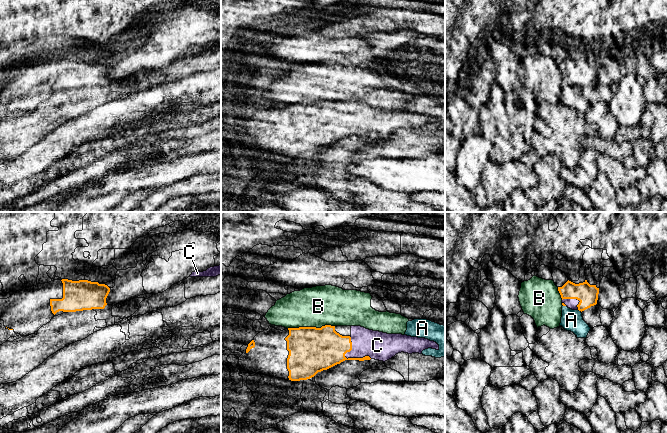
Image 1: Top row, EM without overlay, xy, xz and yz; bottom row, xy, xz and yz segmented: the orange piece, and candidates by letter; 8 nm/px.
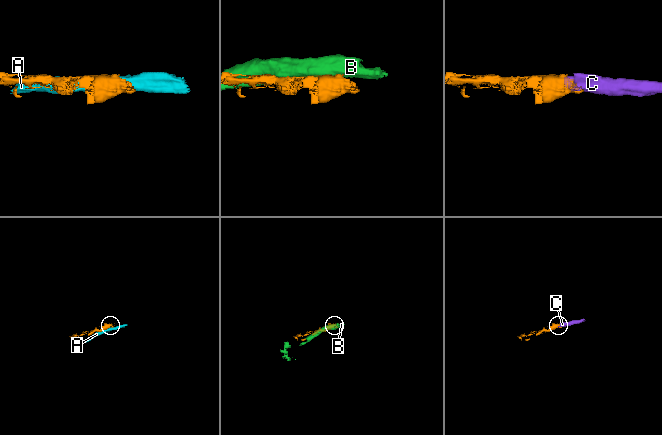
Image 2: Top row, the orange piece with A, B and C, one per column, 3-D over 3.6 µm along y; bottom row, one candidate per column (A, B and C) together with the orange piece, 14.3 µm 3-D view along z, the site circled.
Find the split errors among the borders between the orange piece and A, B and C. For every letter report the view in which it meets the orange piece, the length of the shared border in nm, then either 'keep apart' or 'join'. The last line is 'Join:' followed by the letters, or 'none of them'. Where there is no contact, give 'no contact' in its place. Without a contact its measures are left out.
A: contact in yz; length 40 nm; keep apart
B: contact in xz; length 380 nm; keep apart
C: contact in xz; length 260 nm; join
Join: C

